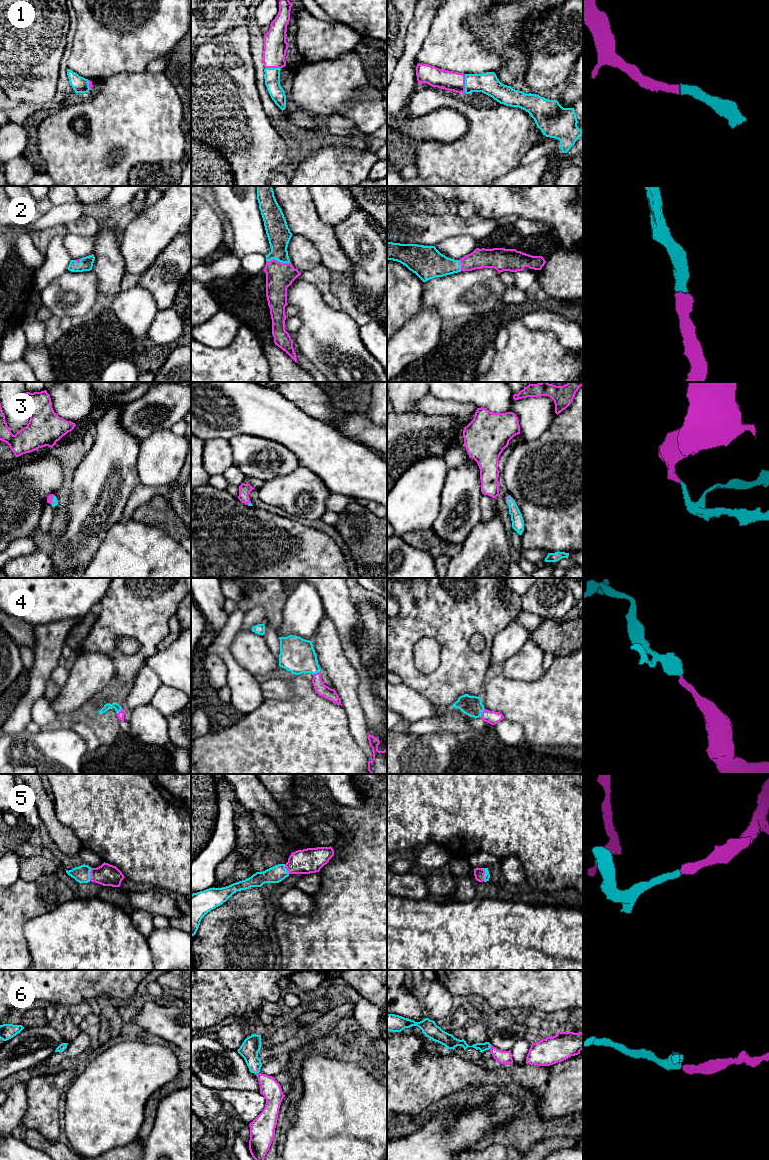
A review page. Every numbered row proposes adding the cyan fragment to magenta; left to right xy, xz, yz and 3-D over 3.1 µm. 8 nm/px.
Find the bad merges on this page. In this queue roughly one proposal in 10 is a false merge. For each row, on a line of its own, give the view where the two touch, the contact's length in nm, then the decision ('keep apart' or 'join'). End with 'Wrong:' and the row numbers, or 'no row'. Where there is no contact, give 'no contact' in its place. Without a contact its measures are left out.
1: yz | 150 nm | join
2: xz | 200 nm | join
3: xy | 80 nm | join
4: yz | 80 nm | join
5: yz | 110 nm | join
6: yz | 40 nm | join
Wrong: no row

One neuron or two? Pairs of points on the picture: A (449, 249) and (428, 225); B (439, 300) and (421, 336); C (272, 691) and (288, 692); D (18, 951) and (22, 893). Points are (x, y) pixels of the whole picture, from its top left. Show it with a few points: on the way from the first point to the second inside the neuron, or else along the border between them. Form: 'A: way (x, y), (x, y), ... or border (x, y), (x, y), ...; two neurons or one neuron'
A: border (465, 234), (445, 237), (434, 245); two neurons
B: border (420, 308), (433, 308), (442, 318); two neurons
C: way (276, 691), (284, 691); one neuron
D: way (16, 937), (16, 907); one neuron

